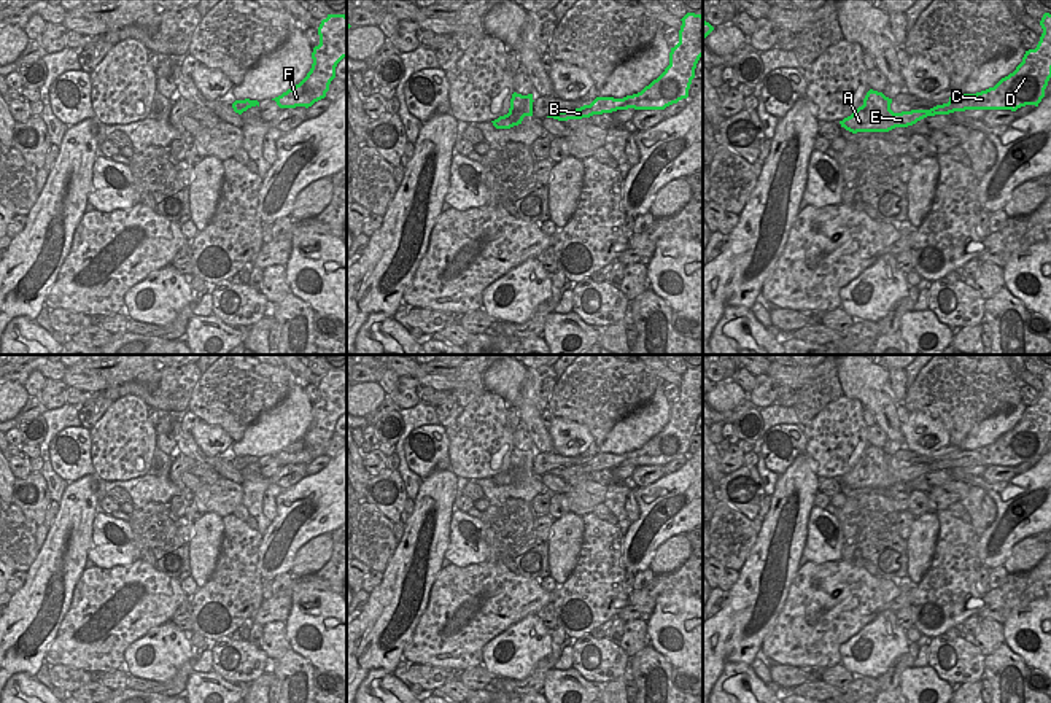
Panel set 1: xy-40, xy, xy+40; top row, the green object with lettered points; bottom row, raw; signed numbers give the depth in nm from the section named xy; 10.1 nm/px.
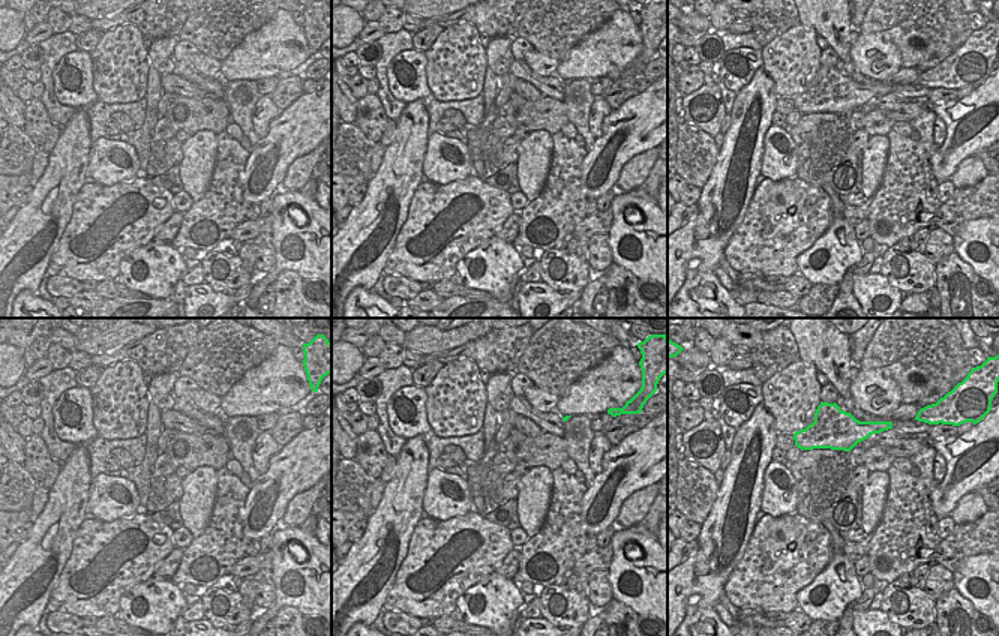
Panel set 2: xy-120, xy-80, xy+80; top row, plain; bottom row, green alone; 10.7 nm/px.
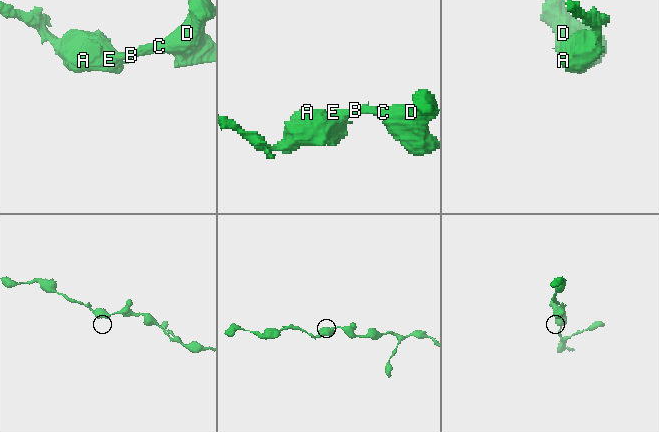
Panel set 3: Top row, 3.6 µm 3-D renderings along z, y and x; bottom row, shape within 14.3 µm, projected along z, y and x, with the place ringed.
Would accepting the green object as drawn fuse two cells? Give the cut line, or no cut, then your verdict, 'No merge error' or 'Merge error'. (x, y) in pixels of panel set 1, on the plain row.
No split. No merge error

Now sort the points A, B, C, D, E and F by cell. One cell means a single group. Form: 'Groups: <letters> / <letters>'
Groups: A B C D E F

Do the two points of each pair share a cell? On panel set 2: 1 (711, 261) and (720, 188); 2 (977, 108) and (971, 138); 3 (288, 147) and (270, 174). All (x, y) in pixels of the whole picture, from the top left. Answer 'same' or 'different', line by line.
1: same
2: same
3: same

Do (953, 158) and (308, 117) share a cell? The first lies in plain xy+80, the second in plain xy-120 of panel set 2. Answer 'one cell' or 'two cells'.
one cell

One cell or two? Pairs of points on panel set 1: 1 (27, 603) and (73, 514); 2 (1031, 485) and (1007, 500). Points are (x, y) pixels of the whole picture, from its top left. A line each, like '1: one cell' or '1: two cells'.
1: one cell
2: one cell

